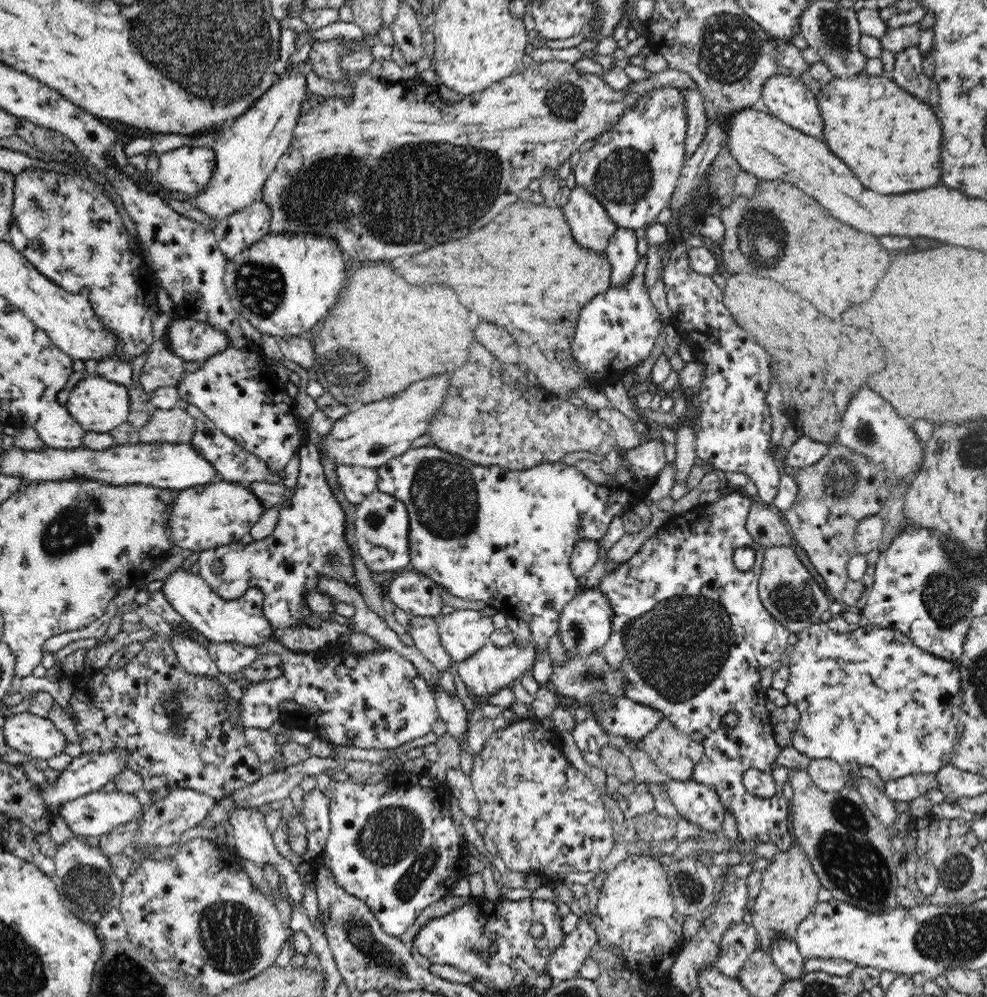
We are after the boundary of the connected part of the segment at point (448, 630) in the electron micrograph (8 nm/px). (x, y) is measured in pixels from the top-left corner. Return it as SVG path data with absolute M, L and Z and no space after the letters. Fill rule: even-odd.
M460 609L438 618L437 631L440 642L445 651L451 656L451 659L456 662L462 662L466 658L470 658L476 650L480 650L480 648L491 642L491 636L495 628L492 623L492 617L484 615L482 610Z

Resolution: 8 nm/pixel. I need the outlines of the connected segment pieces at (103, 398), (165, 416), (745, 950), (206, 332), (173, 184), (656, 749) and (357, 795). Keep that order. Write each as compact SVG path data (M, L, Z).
M89 376L75 384L65 407L85 432L110 433L128 422L130 395L127 386L110 382L104 377Z
M174 407L170 410L156 409L150 420L139 429L139 442L190 443L195 432L195 418L186 410Z
M738 922L732 924L720 942L720 957L715 964L720 974L728 978L738 979L738 974L743 970L748 956L758 950L757 930L752 924Z
M172 320L168 332L170 351L185 361L202 362L226 350L229 337L206 322Z
M181 146L159 155L158 184L170 191L196 196L206 189L216 168L214 146Z
M663 719L640 743L658 769L675 781L690 781L695 764L691 761L694 744L687 735L678 730L667 719Z
M408 772L408 776L410 776L410 780L414 780L416 786L394 786L396 782L386 780L385 778L377 784L363 784L350 778L344 782L332 780L326 790L323 791L329 800L330 831L326 841L326 847L322 852L321 864L334 873L336 883L344 887L348 891L348 894L352 894L364 901L370 907L370 911L374 913L376 919L380 921L384 932L394 937L400 937L401 934L404 934L416 922L416 919L427 906L450 895L452 888L457 884L457 880L465 875L470 856L465 848L465 840L460 835L460 832L458 832L458 828L454 826L452 810L450 810L449 805L442 806L442 800L438 799L438 792L436 791L437 780L430 779L426 773L422 772L417 775Z

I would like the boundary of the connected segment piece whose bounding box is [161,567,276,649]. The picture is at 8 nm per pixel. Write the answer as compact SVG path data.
M180 567L163 581L161 590L172 608L190 623L204 641L235 642L258 649L264 642L276 639L273 627L263 613L264 593L259 588L248 589L236 600L223 599L200 574Z

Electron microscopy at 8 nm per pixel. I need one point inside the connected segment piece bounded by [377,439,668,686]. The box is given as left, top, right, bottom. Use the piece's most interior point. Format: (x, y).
(505, 537)

